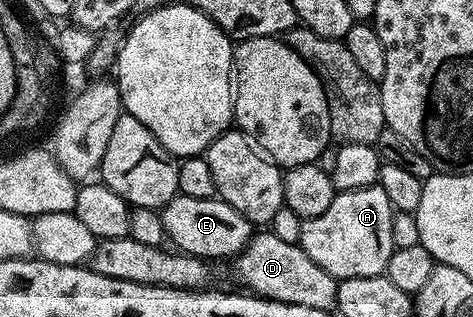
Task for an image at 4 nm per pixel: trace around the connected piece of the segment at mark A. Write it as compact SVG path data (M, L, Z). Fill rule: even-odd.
M379 185L339 192L334 201L330 201L330 209L326 209L326 213L318 213L318 217L303 220L300 248L307 253L310 261L314 261L314 265L322 265L322 269L326 269L326 273L330 273L338 281L350 277L383 275L384 266L390 261L394 250L390 237L393 214L390 197L386 197Z

